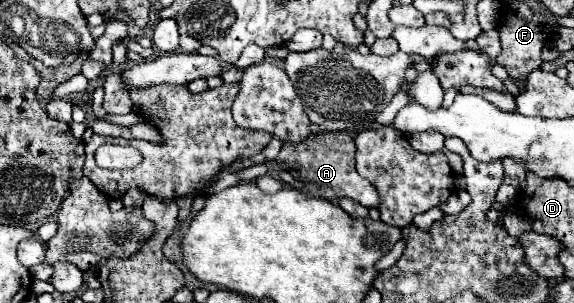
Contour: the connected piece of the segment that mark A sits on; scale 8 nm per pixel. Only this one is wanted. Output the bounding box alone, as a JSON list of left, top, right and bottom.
[276,132,378,208]

